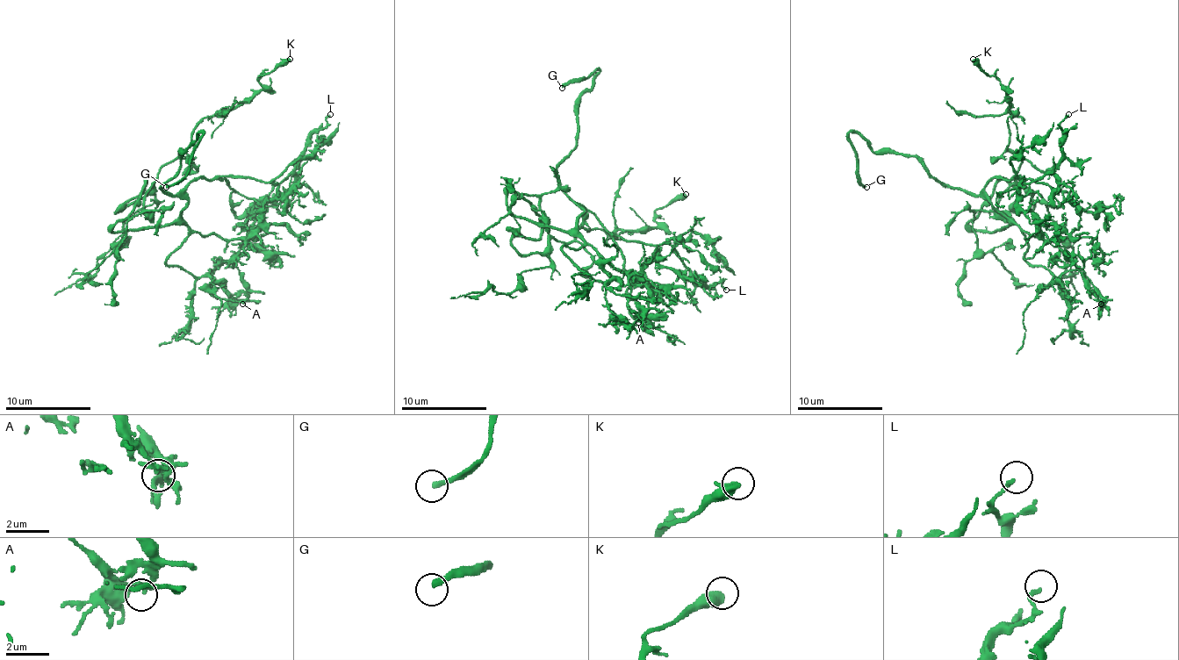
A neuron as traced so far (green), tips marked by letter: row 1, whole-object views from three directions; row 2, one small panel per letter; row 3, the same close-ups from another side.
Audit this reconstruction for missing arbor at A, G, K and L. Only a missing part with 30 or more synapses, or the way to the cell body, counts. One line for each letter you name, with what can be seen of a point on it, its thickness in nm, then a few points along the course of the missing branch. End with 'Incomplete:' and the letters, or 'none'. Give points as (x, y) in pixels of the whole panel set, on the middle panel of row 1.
G: (562, 88) | 280 nm | (562, 88), (557, 96), (559, 107), (553, 113), (528, 118), (517, 125)
Incomplete: G

